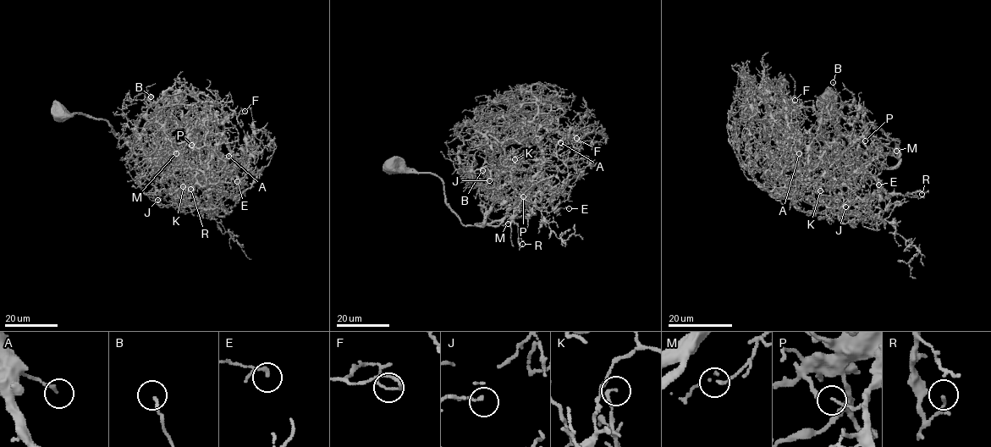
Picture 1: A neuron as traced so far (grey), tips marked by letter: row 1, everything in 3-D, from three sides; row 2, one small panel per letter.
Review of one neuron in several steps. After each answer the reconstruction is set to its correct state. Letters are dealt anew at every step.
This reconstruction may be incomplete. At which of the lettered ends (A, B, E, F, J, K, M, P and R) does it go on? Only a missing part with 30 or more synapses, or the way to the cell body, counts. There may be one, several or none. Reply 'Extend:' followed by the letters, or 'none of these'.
Extend: none of these

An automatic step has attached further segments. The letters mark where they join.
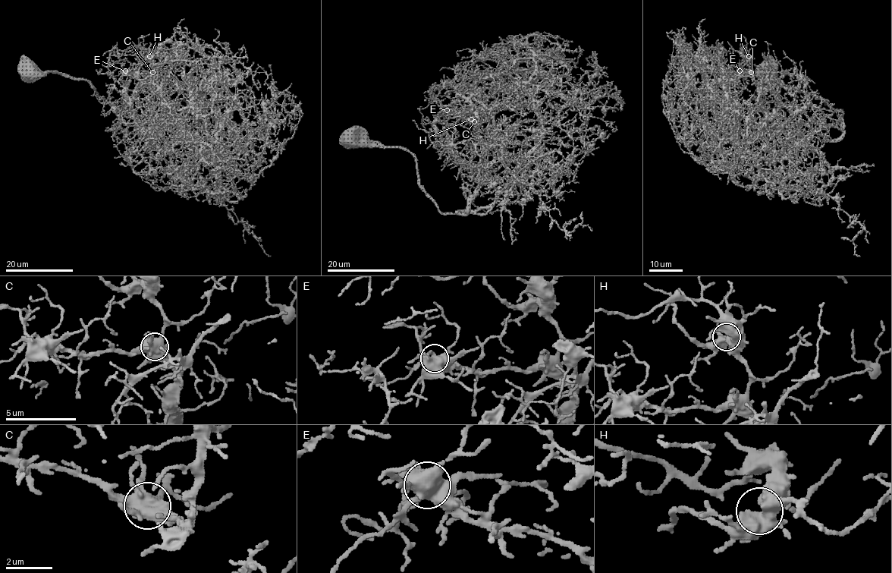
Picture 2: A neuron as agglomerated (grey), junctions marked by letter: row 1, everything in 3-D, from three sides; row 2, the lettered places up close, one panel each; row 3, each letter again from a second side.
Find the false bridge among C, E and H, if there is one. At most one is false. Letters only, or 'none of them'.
none of them

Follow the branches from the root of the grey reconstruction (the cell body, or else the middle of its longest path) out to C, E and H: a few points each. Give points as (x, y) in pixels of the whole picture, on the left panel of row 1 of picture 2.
C: (26, 70), (28, 73), (61, 72), (85, 79), (114, 109), (173, 125), (163, 109), (157, 78), (153, 72)
E: (26, 70), (28, 73), (61, 72), (85, 79), (114, 109), (173, 125), (163, 109), (157, 78), (125, 70)
H: (26, 70), (28, 73), (61, 72), (85, 79), (114, 109), (173, 125), (163, 109), (155, 62), (149, 56)

